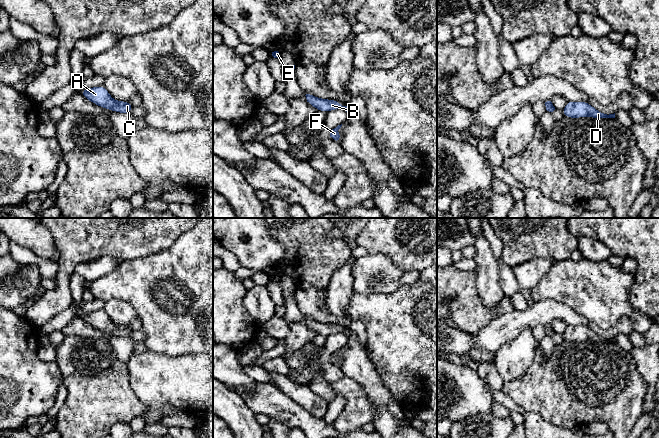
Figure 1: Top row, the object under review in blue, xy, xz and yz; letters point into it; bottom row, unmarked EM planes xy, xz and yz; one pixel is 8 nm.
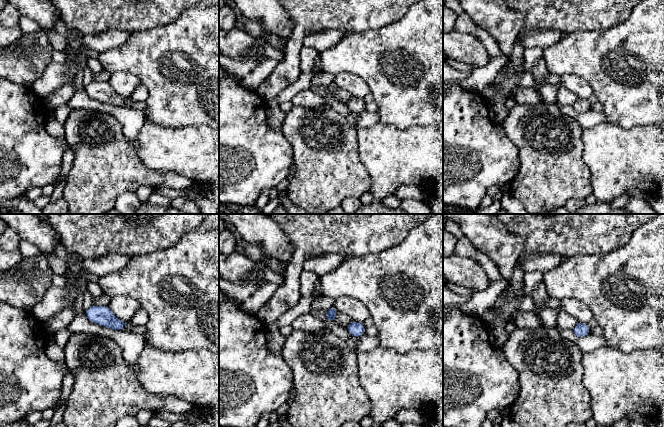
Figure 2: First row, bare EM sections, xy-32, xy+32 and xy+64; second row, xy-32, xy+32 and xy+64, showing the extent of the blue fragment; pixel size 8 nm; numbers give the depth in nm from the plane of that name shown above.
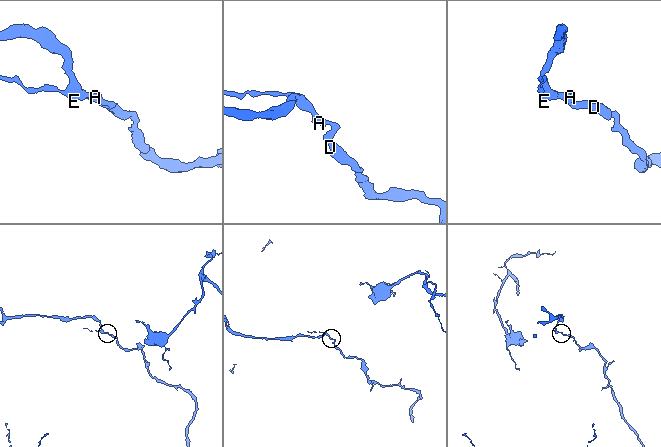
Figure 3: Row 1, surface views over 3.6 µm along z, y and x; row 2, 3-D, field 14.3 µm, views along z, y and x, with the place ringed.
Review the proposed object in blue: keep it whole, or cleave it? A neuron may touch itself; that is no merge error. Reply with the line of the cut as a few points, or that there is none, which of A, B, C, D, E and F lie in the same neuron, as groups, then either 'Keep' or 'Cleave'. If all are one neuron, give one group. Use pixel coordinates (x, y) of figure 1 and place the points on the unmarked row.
No split. Groups: A B C D E F. Keep

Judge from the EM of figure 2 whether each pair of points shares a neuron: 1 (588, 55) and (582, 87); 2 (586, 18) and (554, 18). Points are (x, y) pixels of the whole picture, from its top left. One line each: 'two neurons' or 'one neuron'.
1: two neurons
2: one neuron

